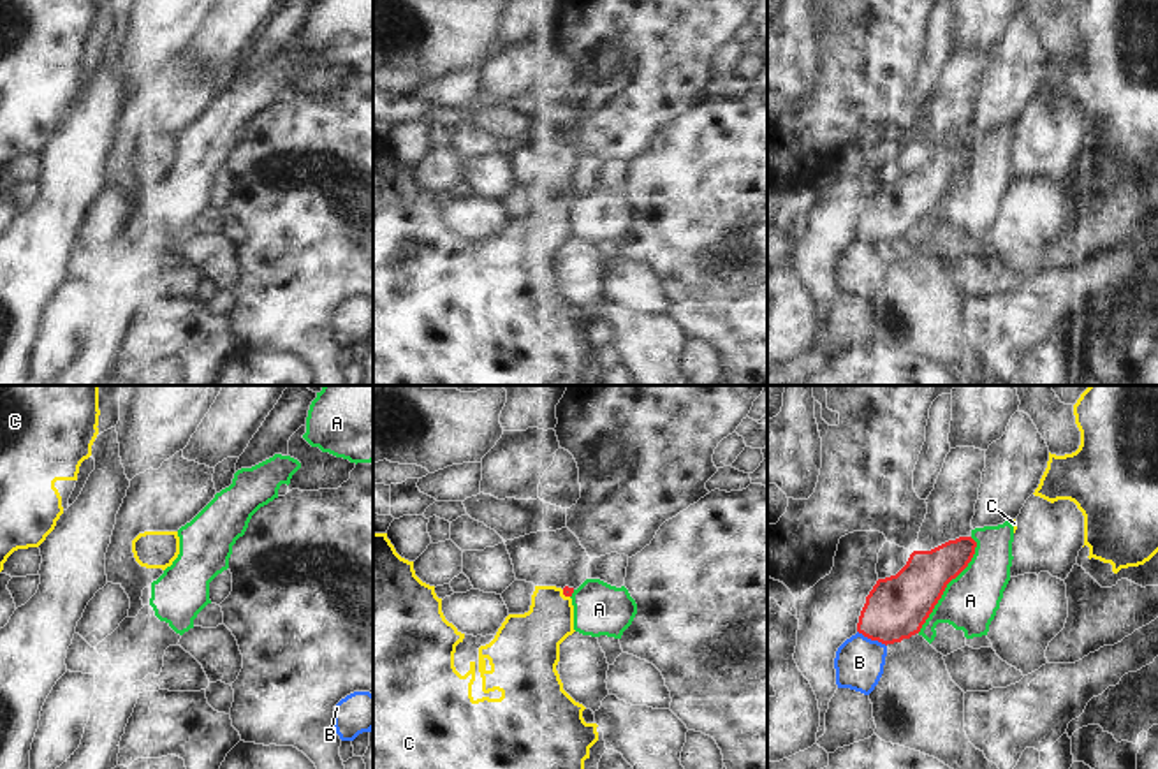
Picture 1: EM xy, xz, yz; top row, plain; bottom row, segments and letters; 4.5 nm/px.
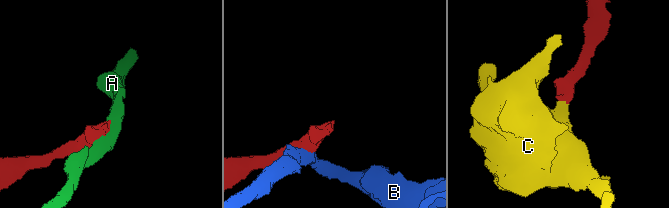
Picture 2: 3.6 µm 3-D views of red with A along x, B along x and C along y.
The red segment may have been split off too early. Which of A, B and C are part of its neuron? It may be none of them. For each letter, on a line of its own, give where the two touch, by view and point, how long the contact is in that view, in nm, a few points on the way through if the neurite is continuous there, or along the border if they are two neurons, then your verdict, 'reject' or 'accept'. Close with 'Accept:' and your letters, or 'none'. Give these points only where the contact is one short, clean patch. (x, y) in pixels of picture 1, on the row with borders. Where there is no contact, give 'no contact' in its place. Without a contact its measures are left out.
A: yz (947, 583) | 500 nm | reject
B: yz (872, 639) | 150 nm | reject
C: xz (565, 595) | 50 nm | across xz (567, 592), (565, 595), (534, 639) | accept
Accept: C

